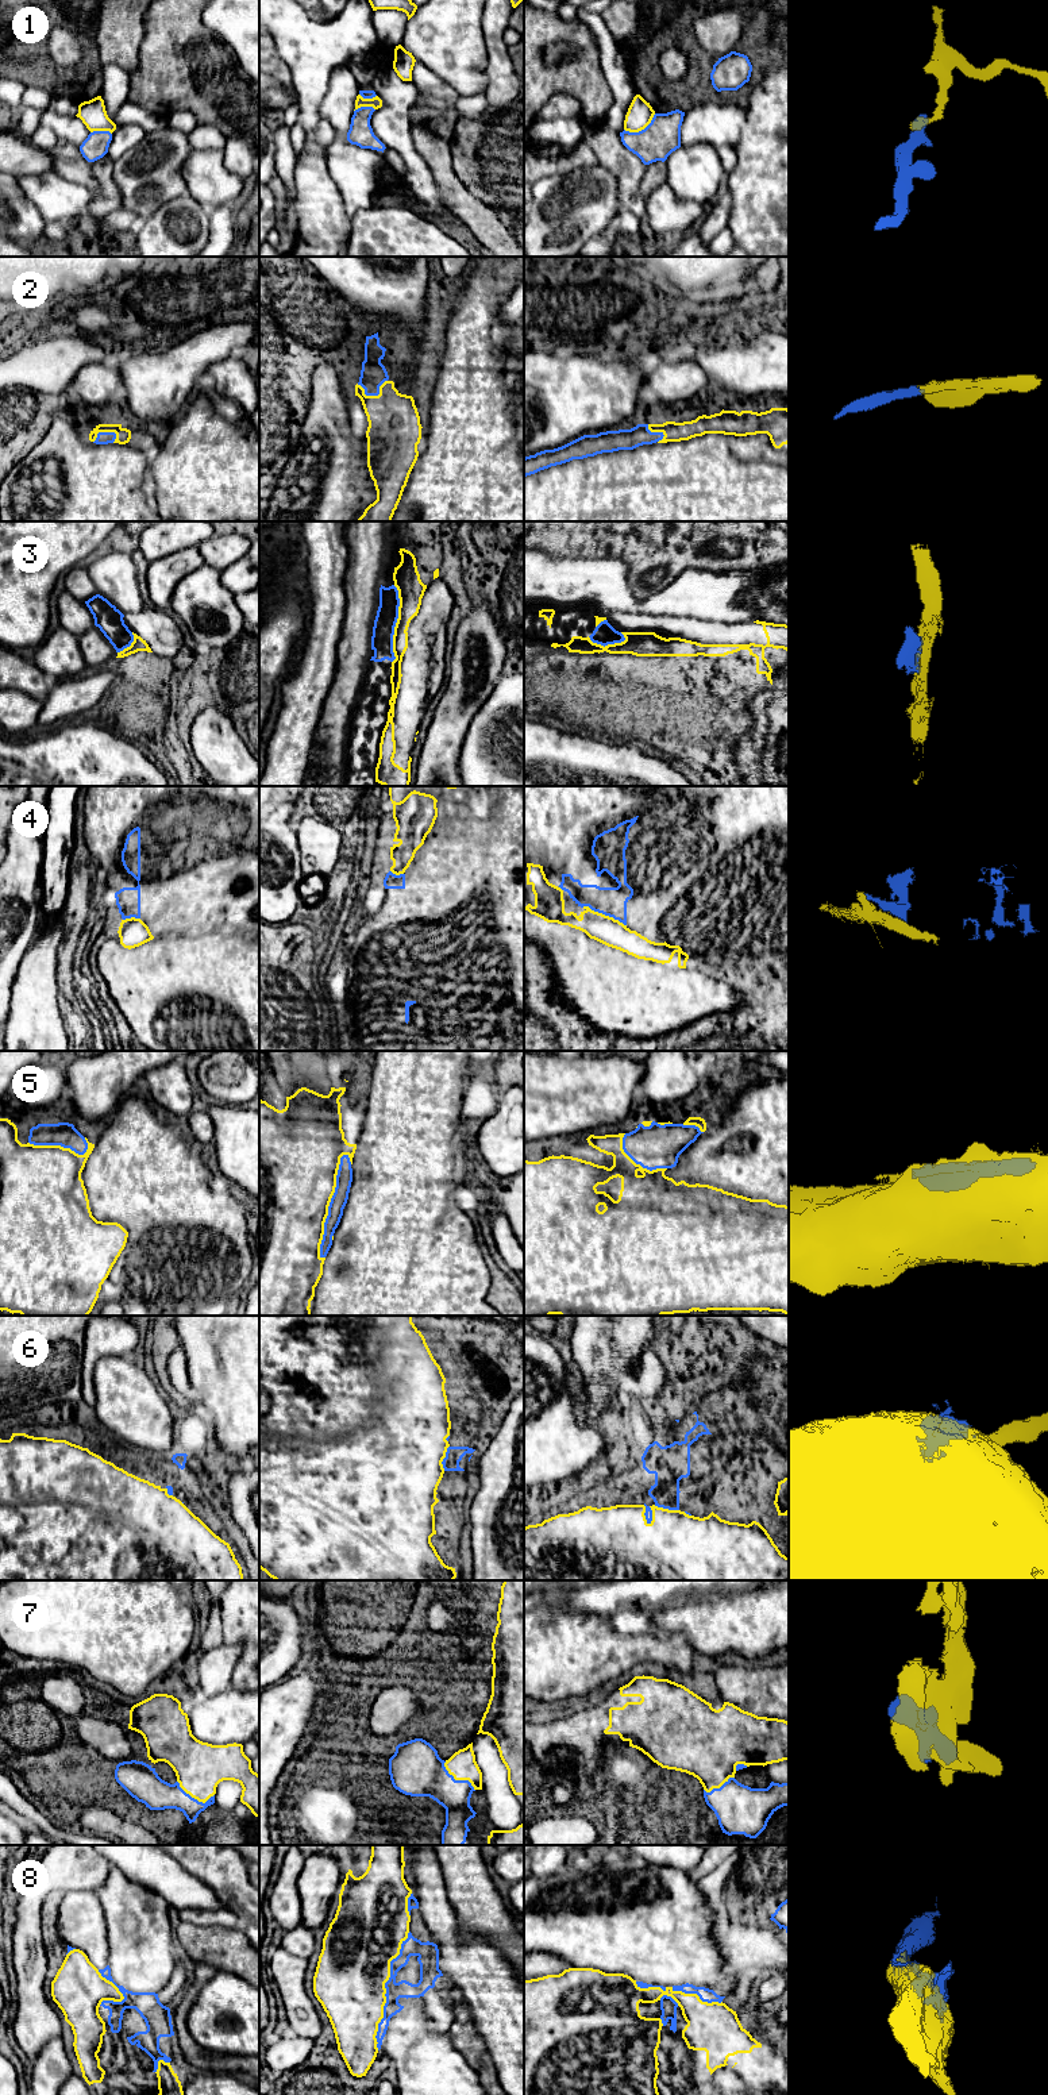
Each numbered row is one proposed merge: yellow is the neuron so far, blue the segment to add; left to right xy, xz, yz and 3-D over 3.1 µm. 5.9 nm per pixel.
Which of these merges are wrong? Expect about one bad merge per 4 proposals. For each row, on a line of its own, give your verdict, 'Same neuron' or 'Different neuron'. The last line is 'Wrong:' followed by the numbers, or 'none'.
1: Different neuron
2: Same neuron
3: Different neuron
4: Different neuron
5: Different neuron
6: Same neuron
7: Same neuron
8: Same neuron
Wrong: 1, 3, 4, 5

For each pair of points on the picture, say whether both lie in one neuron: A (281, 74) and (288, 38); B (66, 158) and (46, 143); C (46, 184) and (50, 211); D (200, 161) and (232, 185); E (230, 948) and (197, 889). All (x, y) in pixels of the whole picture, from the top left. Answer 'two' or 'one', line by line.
A: two
B: two
C: one
D: one
E: two

